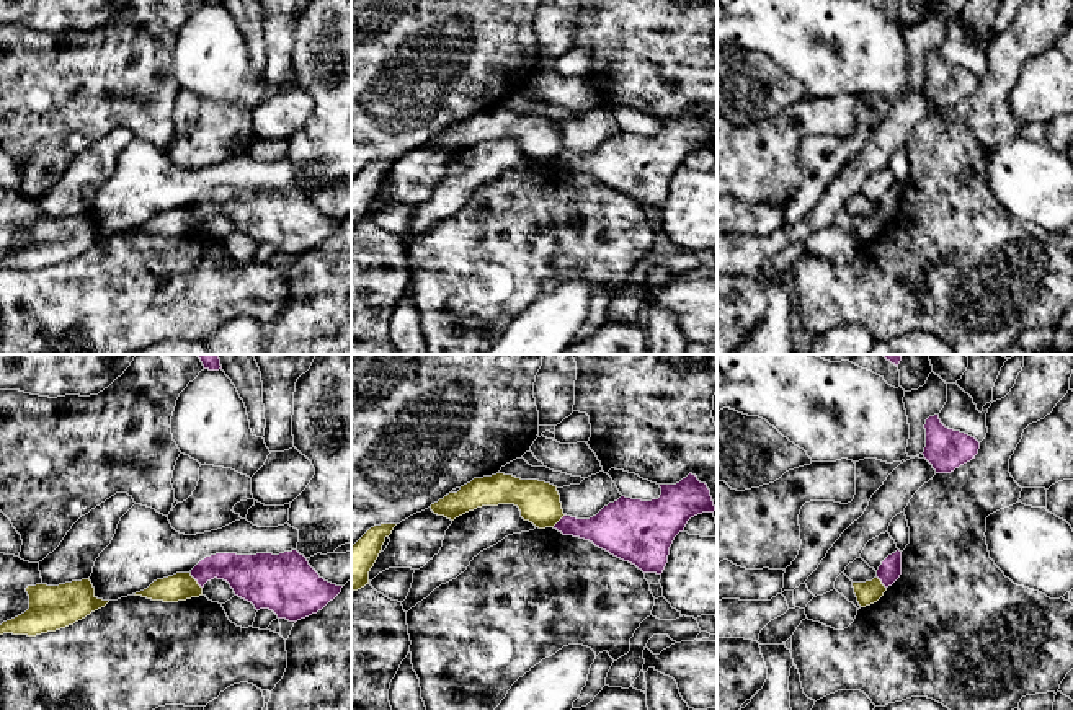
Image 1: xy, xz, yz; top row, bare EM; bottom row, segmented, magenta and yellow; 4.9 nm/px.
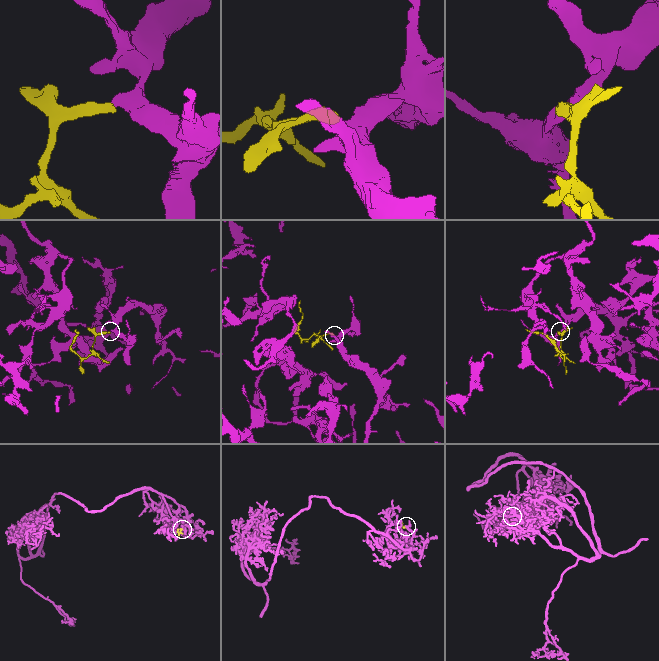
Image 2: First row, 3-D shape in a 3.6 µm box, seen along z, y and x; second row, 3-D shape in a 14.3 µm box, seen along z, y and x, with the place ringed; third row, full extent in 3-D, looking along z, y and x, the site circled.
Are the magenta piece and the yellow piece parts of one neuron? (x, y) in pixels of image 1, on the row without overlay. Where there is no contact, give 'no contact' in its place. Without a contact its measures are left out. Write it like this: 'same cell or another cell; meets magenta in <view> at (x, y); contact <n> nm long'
another cell; meets magenta in xy at (196, 214); contact 100 nm long

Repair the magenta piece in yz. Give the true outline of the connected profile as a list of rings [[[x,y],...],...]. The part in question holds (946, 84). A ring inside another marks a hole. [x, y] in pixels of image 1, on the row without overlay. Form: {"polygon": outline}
{"polygon": [[[939,49],[929,51],[924,64],[926,82],[923,90],[936,108],[951,108],[978,88],[980,77],[965,67],[946,62]]]}

